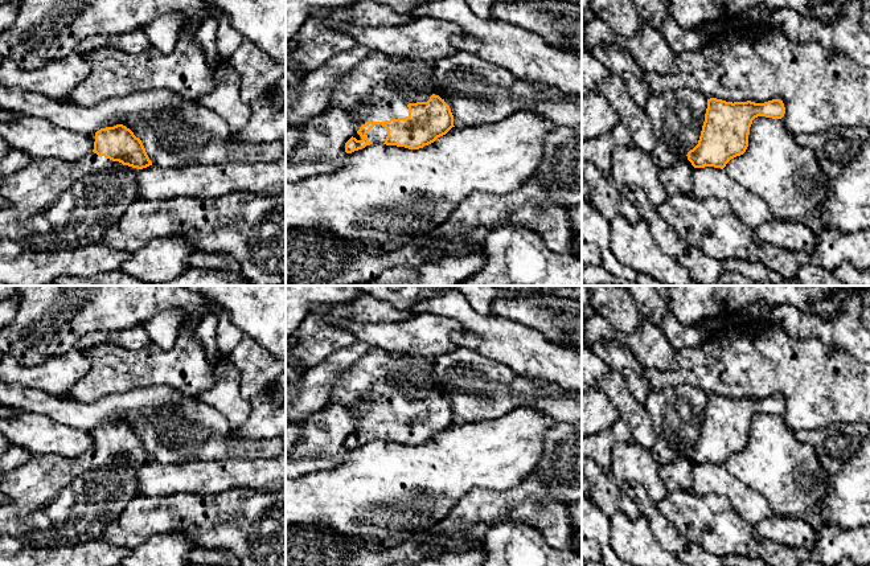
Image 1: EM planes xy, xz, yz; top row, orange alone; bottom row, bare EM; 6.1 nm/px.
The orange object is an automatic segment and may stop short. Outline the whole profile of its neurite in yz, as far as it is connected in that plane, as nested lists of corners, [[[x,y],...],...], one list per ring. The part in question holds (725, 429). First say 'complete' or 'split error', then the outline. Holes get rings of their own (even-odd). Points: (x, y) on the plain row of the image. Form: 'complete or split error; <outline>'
split error; [[[707,395],[698,440],[693,446],[684,444],[668,463],[660,464],[658,476],[669,492],[690,491],[695,464],[723,465],[731,455],[746,448],[755,414],[781,415],[784,410],[785,403],[780,395],[764,399]]]

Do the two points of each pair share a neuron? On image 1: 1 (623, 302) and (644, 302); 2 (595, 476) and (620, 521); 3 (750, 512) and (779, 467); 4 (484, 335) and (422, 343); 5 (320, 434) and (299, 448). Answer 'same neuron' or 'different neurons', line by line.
1: different neurons
2: different neurons
3: different neurons
4: different neurons
5: same neuron

